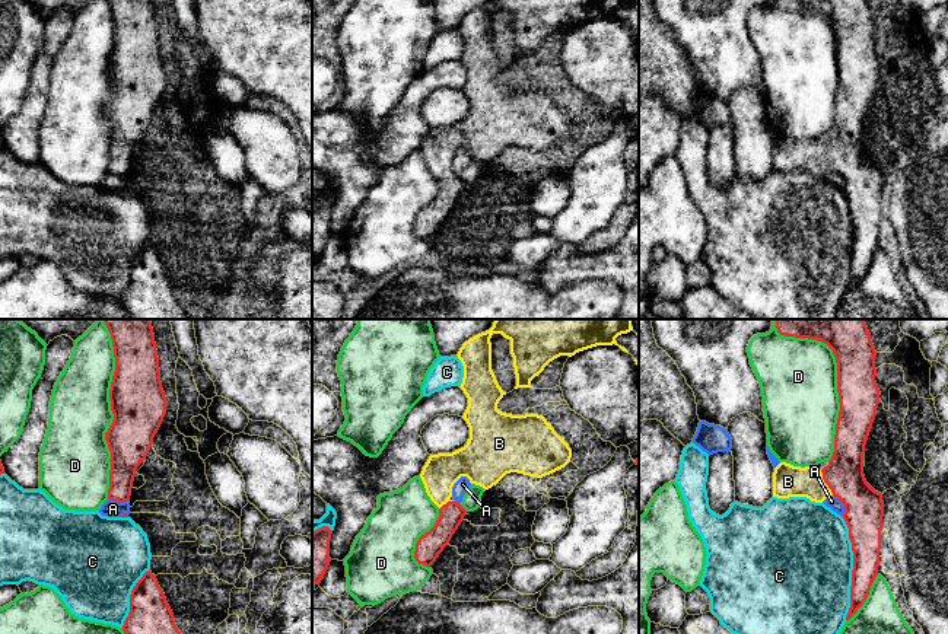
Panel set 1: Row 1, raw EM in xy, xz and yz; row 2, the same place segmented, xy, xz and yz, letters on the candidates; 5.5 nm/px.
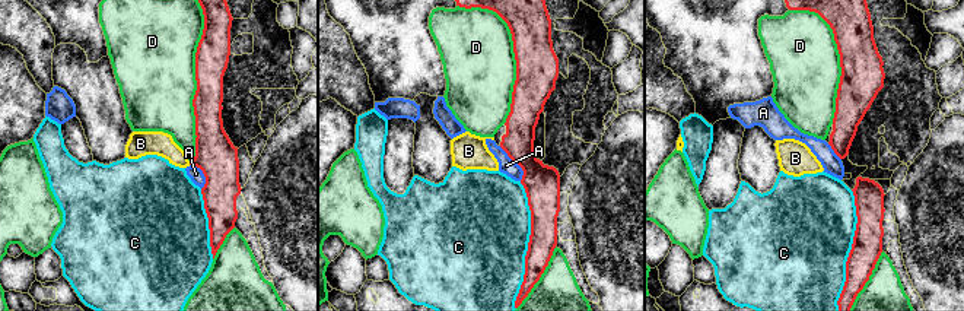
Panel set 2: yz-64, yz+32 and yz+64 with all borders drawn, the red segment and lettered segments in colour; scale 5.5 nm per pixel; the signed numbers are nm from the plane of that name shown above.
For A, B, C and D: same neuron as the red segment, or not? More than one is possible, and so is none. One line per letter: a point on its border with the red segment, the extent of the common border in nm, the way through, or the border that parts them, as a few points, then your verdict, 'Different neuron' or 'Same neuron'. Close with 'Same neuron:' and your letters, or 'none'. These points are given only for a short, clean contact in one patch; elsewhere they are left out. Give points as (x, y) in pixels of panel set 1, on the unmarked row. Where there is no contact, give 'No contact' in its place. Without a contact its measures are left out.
A: Touches red at yz (845, 179). Shared border 140 nm. Different neuron
B: Touches red at yz (826, 156). Shared border 140 nm. Path across: yz (864, 181), (839, 156), (826, 156), (788, 155). Same neuron
C: Touches red at yz (853, 242). Shared border 550 nm. Different neuron
D: Touches red at xy (113, 86). Shared border 950 nm. Different neuron
Same neuron: B

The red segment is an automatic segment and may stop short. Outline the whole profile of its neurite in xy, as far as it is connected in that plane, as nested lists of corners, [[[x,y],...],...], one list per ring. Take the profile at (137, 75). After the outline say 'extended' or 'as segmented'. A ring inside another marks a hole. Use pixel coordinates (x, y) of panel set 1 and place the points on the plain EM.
[[[106,0],[115,45],[109,63],[112,98],[105,106],[111,125],[108,173],[130,173],[137,140],[146,133],[166,87],[159,31],[152,0]]] | as segmented

